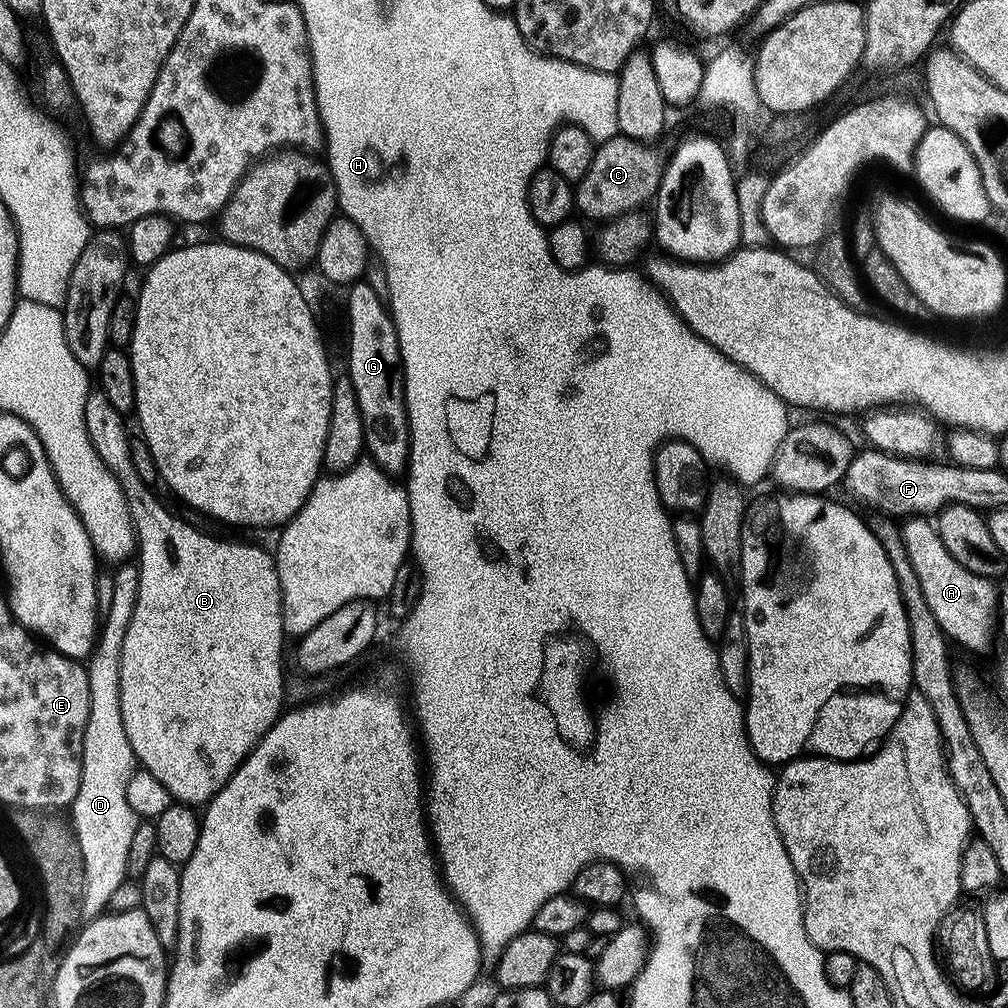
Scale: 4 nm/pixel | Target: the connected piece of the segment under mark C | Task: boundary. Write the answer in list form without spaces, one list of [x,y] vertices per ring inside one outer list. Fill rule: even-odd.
[[[621,134],[614,135],[608,140],[599,141],[594,158],[590,162],[590,170],[574,188],[574,208],[577,213],[581,212],[588,220],[600,220],[607,222],[617,220],[627,212],[635,212],[643,209],[643,204],[653,199],[656,191],[660,189],[660,179],[664,177],[664,165],[666,163],[665,153],[660,153],[658,147],[651,143],[632,140]]]

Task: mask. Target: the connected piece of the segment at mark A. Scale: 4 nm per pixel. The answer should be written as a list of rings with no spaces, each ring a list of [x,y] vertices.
[[[908,518],[903,521],[900,534],[910,558],[910,566],[914,566],[914,574],[918,574],[918,582],[922,586],[922,594],[926,594],[926,606],[930,606],[930,614],[938,618],[938,626],[953,645],[961,644],[972,652],[984,652],[992,644],[992,635],[998,632],[998,609],[1000,606],[1000,588],[996,580],[974,574],[962,566],[942,546],[942,538],[936,533],[936,525],[928,518]]]

